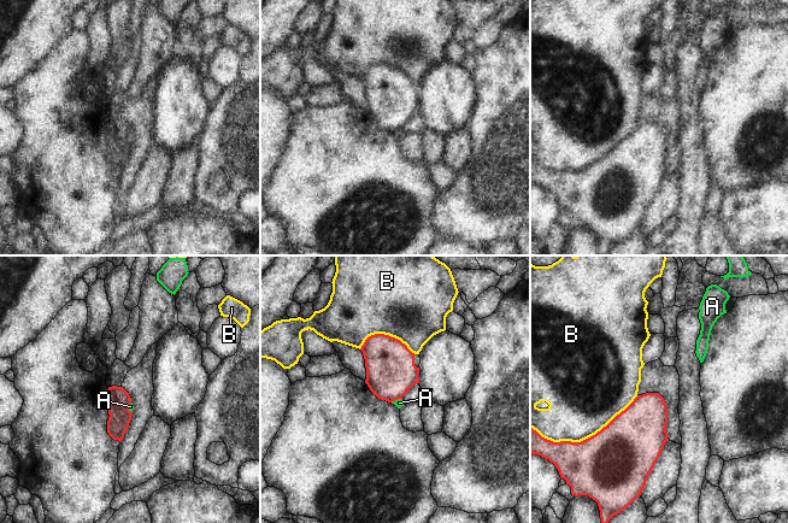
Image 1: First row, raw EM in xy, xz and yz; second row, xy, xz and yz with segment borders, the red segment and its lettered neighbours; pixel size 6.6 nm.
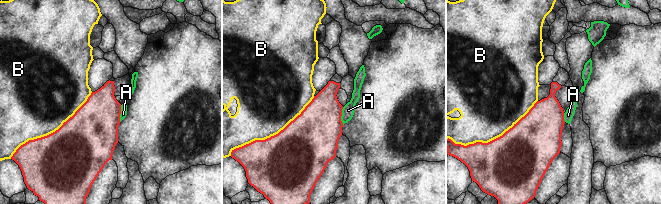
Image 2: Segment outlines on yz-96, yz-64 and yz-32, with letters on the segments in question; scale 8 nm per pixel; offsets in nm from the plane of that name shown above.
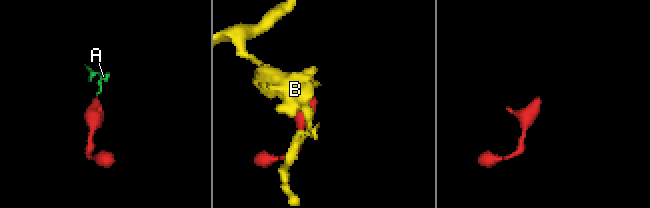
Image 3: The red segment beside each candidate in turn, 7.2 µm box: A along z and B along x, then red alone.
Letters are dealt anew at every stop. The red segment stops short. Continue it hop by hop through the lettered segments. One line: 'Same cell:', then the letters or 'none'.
Same cell: none

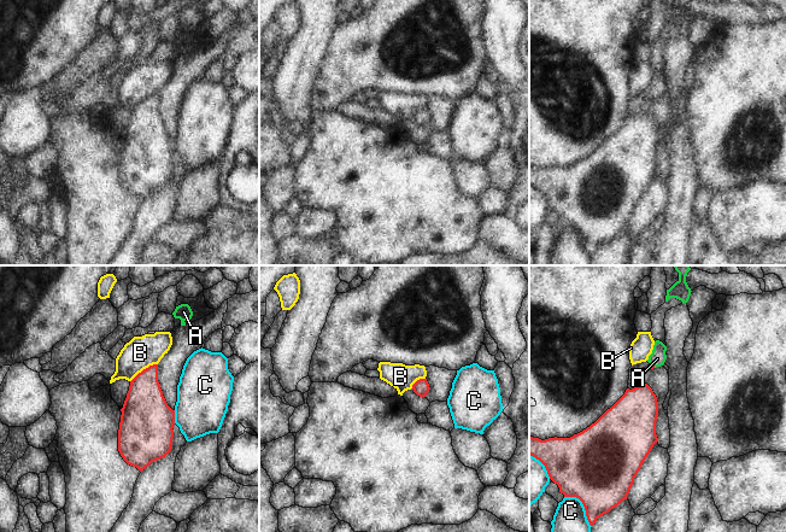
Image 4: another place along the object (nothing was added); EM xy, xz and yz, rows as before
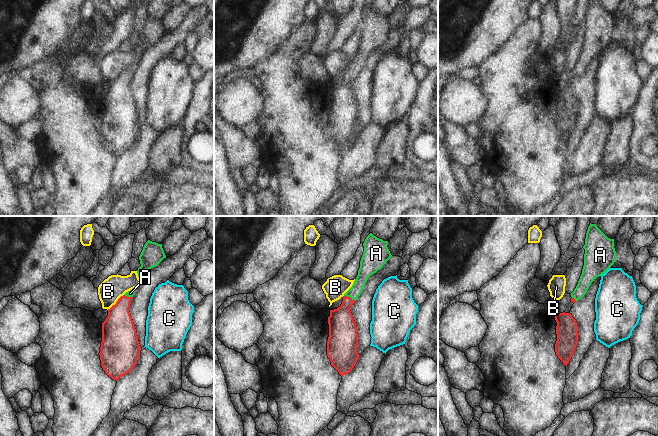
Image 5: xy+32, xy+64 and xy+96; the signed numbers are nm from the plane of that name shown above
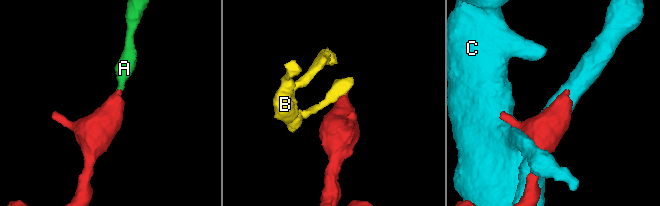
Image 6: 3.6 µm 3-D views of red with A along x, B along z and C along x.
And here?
Same cell: A

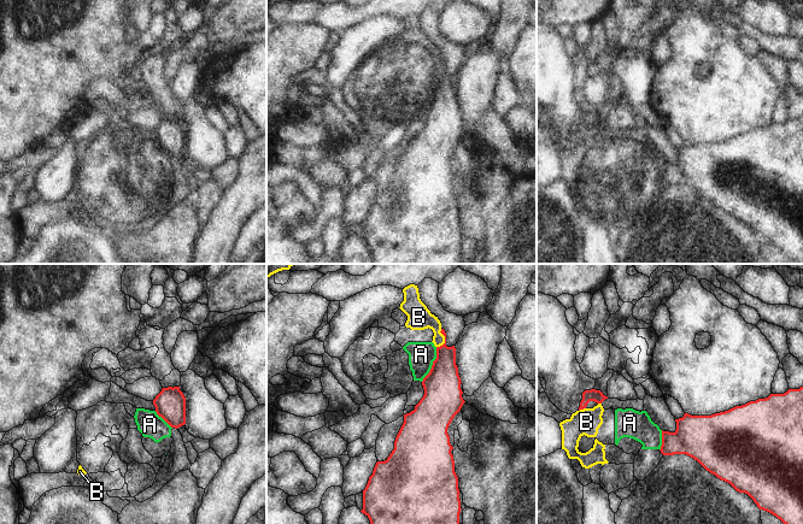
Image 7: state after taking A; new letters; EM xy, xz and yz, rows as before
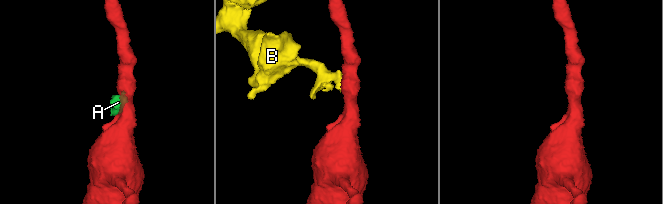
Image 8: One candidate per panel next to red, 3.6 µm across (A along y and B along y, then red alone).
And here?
Same cell: A

